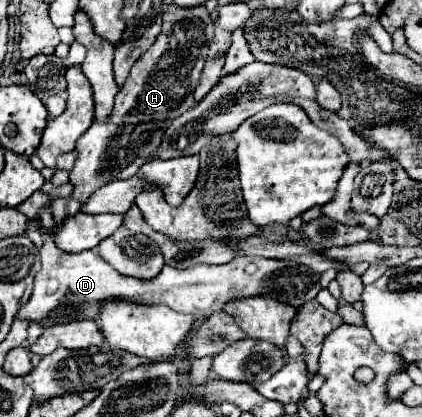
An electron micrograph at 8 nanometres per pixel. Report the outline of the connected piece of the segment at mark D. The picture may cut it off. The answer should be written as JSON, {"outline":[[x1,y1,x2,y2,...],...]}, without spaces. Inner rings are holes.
{"outline":[[51,202,39,213,39,220,47,233,42,234,41,269,35,275,35,285,29,301,19,309,17,317,27,317,27,321,39,323,41,329,67,321,97,319,99,305,111,297,123,297,123,301,135,301,137,305,167,305,177,313,189,313,197,317,209,317,215,311,223,311,227,301,247,299,247,297,275,297,291,307,301,307,303,303,315,299,319,293,319,273,313,273,305,265,283,259,265,259,239,255,223,265,193,265,187,269,175,269,165,265,159,277,151,281,135,279,117,273,107,265,95,251,83,253,63,253,53,239,55,222,51,213]]}

